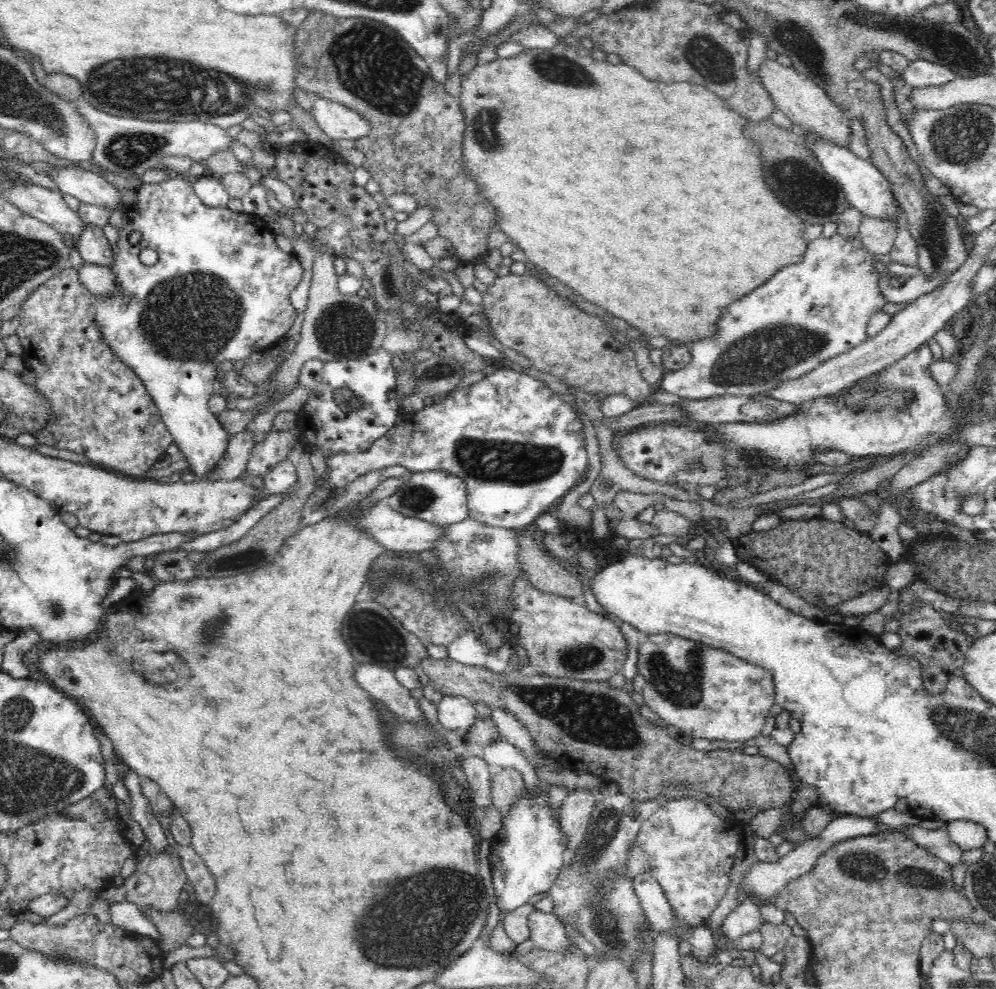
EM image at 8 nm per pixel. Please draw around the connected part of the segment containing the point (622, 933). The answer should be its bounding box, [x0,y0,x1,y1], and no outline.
[548,789,663,967]

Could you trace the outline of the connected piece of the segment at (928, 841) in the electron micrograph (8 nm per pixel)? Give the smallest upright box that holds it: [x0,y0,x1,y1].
[881,824,962,865]

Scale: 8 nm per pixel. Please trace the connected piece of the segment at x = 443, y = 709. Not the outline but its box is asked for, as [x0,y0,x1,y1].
[437,694,476,736]

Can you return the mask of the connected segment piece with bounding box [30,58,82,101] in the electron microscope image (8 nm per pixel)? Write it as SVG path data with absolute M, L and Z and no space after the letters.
M38 58L30 60L32 64L32 70L34 70L34 76L36 81L40 82L43 87L46 87L50 93L66 101L75 101L76 98L80 98L82 94L82 86L76 78L70 78L70 76L64 76L64 74L50 74L42 70L42 64Z

